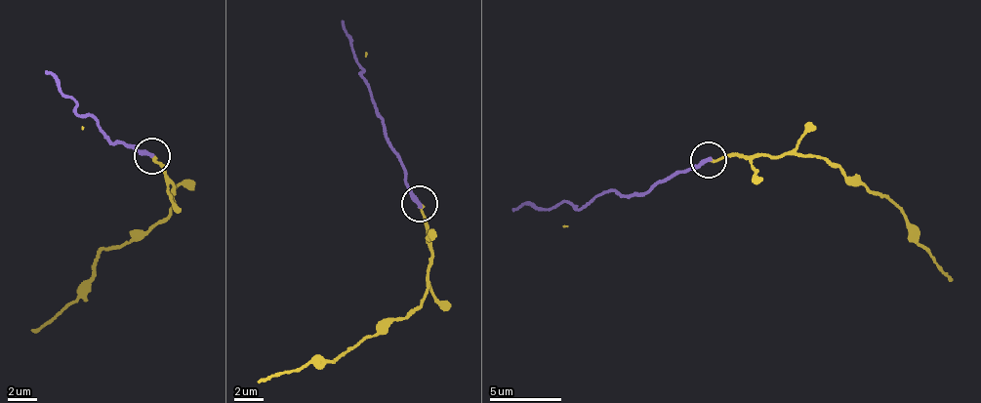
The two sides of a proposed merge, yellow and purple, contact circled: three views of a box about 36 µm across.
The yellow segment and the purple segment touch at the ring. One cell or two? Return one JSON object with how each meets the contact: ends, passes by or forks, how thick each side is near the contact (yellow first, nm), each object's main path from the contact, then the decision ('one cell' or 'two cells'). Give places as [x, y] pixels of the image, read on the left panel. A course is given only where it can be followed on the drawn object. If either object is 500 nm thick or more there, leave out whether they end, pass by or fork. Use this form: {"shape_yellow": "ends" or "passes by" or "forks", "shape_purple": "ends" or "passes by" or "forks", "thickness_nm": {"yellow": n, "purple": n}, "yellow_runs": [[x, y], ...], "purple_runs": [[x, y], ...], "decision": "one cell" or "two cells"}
{"shape_yellow": "ends", "shape_purple": "ends", "thickness_nm": {"yellow": 200, "purple": 320}, "yellow_runs": [[150, 155], [173, 186], [171, 212], [144, 233], [102, 250], [74, 301], [31, 331]], "purple_runs": [[150, 155], [135, 143], [112, 142], [87, 112], [78, 116], [71, 97], [46, 74]], "decision": "two cells"}

